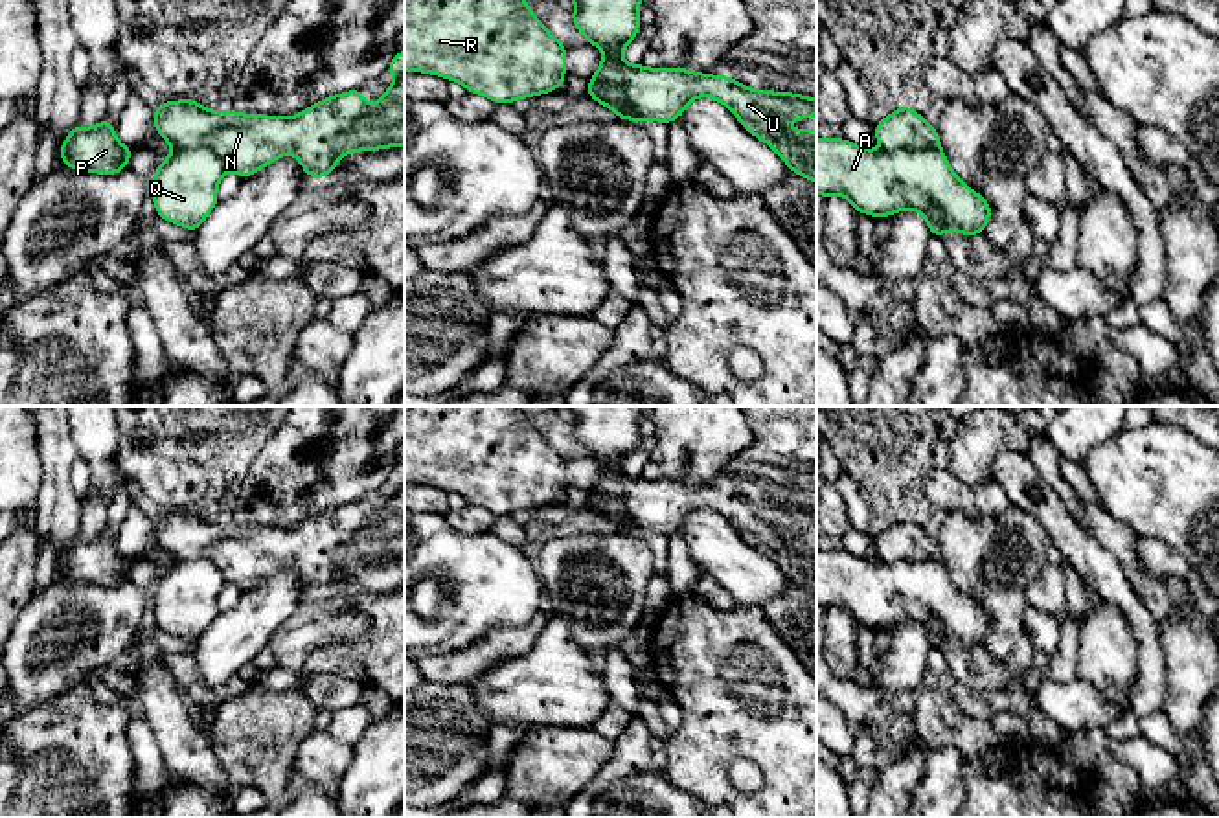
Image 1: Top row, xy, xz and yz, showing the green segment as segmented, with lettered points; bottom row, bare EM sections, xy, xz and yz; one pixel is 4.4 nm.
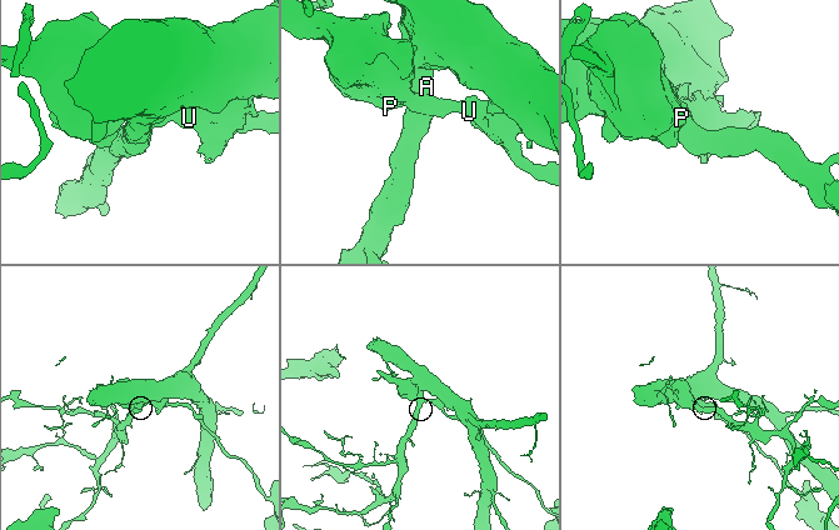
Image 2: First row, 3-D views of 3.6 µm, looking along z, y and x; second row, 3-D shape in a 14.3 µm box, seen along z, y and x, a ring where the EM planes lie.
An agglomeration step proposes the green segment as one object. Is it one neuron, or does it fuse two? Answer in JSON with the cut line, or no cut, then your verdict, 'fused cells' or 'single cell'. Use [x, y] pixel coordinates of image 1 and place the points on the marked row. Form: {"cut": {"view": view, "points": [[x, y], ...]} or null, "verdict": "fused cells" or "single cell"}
{"cut": {"view": "xy", "points": [[175, 147], [210, 147], [227, 168]]}, "verdict": "fused cells"}

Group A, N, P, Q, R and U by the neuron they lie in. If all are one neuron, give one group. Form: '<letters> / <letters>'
A Q / N P R U

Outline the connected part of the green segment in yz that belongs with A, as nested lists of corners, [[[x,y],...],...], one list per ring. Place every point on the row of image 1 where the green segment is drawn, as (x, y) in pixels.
[[[816,136],[816,193],[844,195],[855,213],[875,219],[917,210],[940,239],[951,228],[963,237],[984,233],[993,215],[991,204],[954,175],[941,147],[873,153],[844,136]]]

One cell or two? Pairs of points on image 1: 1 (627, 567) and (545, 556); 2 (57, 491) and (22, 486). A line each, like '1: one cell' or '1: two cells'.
1: one cell
2: two cells

